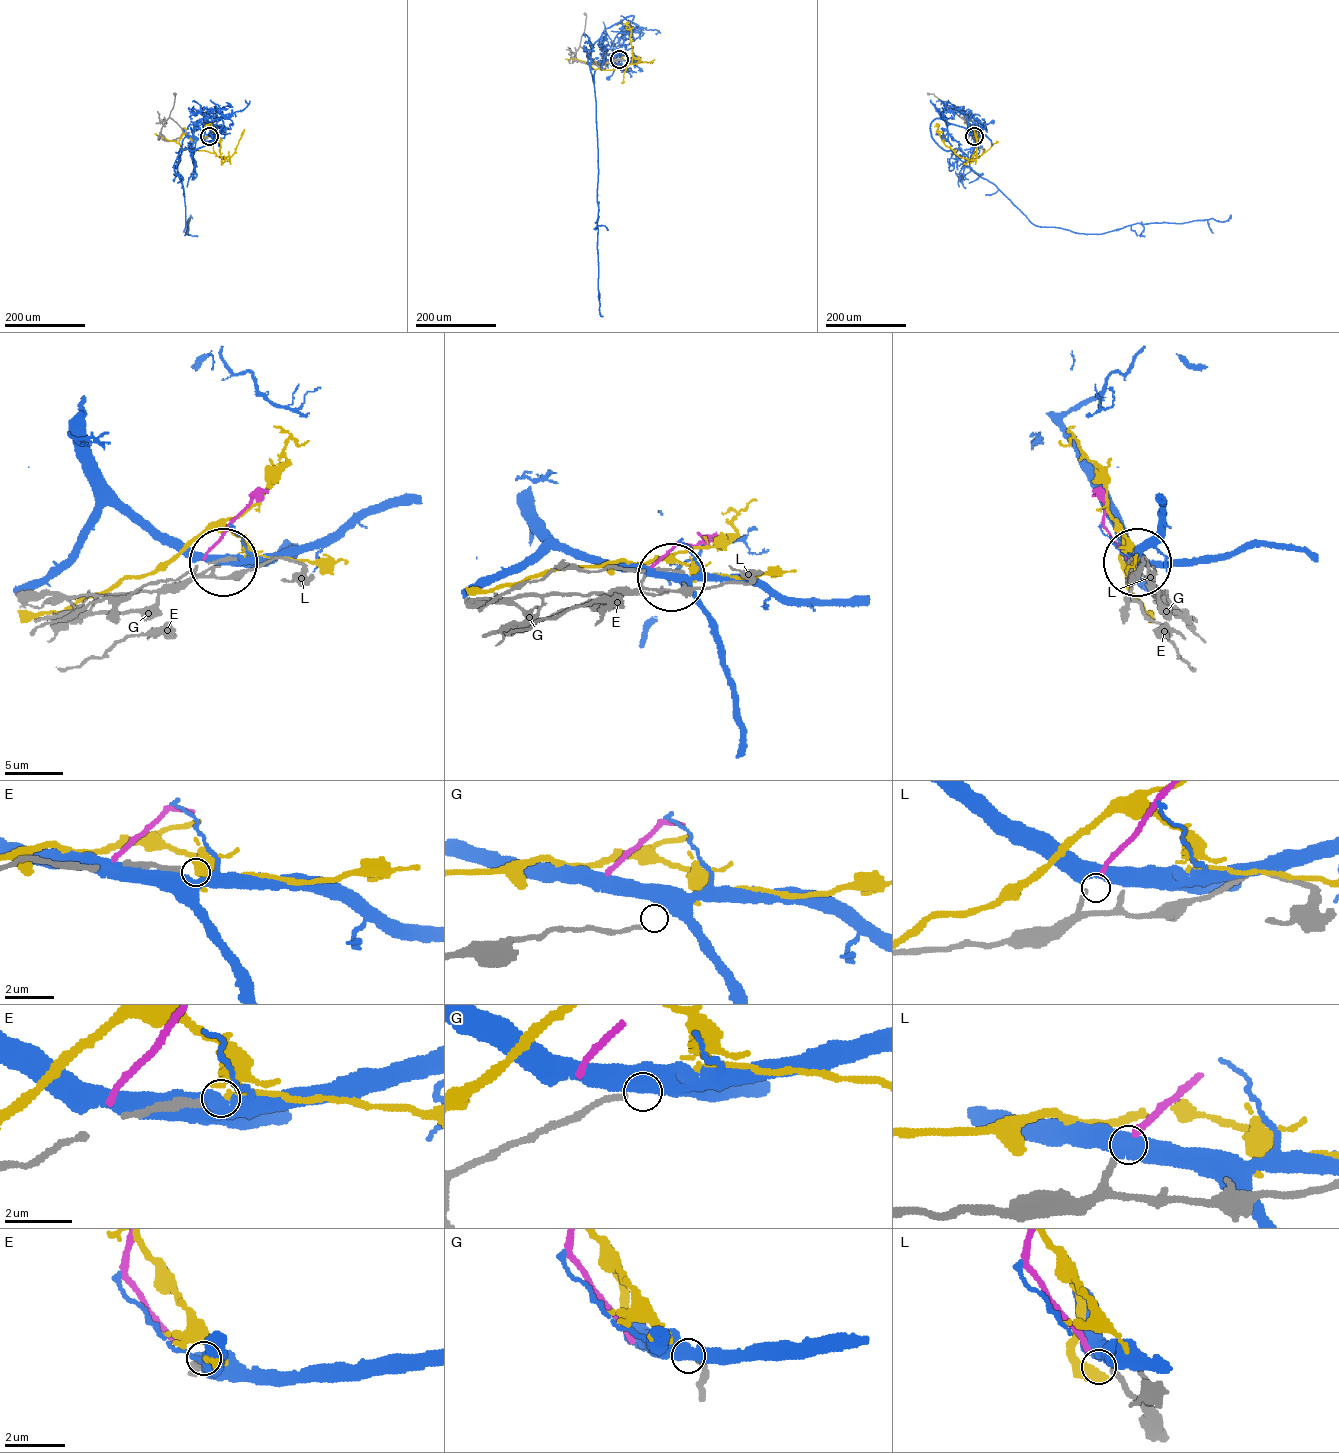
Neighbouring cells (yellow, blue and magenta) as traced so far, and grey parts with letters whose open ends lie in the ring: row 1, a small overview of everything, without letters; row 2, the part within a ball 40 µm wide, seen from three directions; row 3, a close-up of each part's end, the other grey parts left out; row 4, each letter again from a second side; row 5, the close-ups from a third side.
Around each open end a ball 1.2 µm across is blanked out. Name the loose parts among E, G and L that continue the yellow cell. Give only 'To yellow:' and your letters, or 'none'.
To yellow: none

